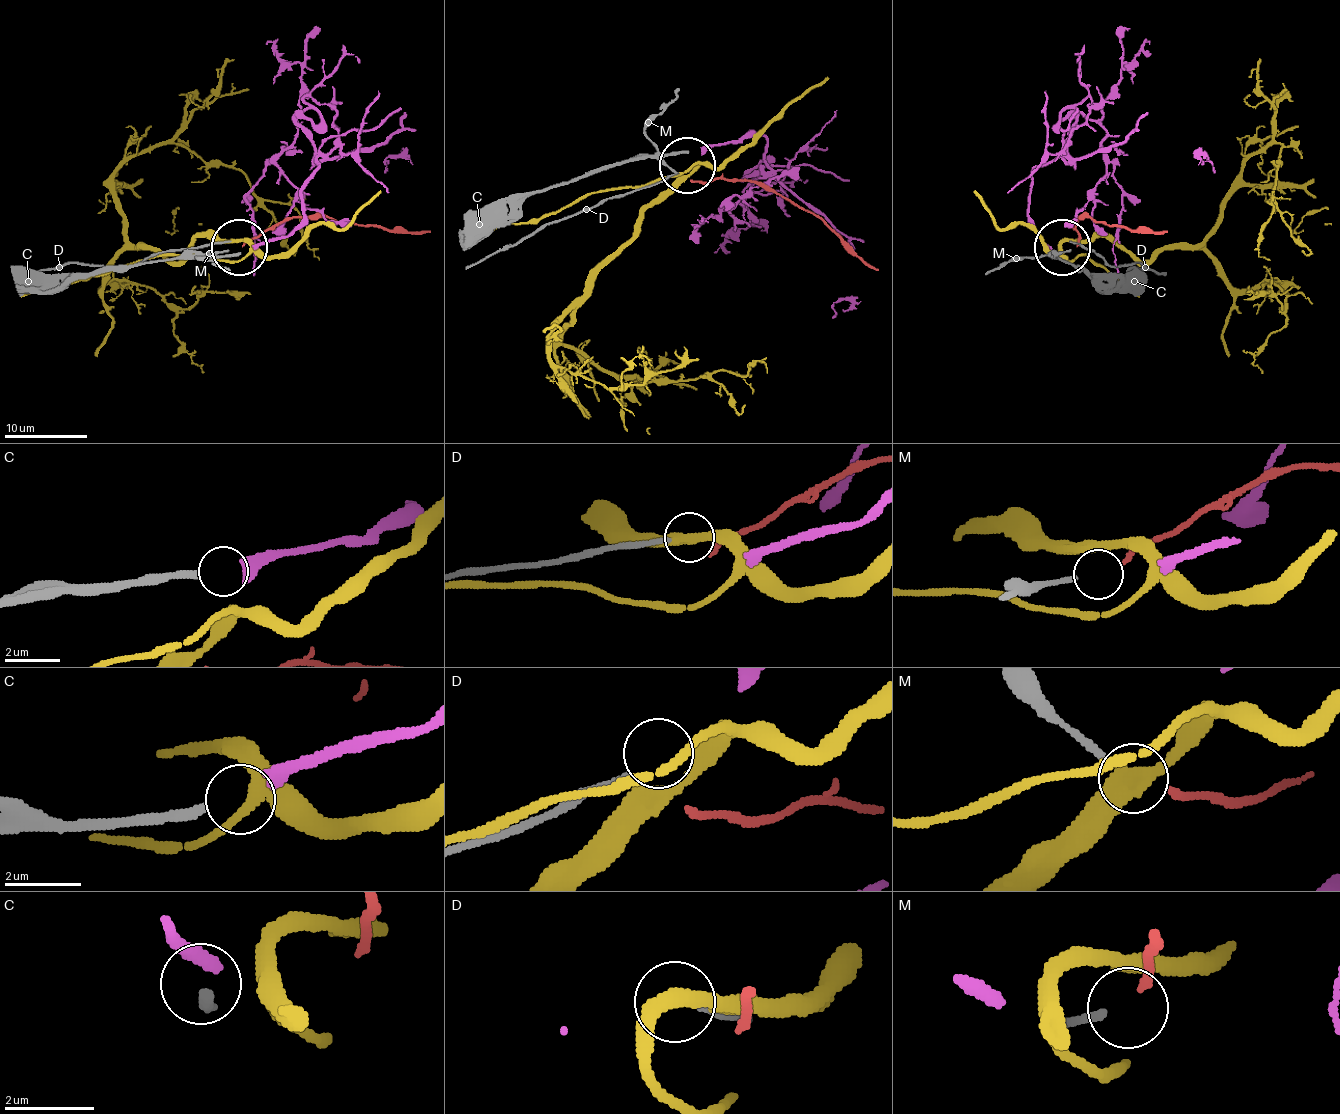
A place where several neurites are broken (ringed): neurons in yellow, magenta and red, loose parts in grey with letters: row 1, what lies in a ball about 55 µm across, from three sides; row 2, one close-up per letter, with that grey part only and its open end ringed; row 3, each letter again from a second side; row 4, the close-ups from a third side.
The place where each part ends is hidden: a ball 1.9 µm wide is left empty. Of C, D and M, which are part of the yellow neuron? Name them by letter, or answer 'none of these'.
none of these

